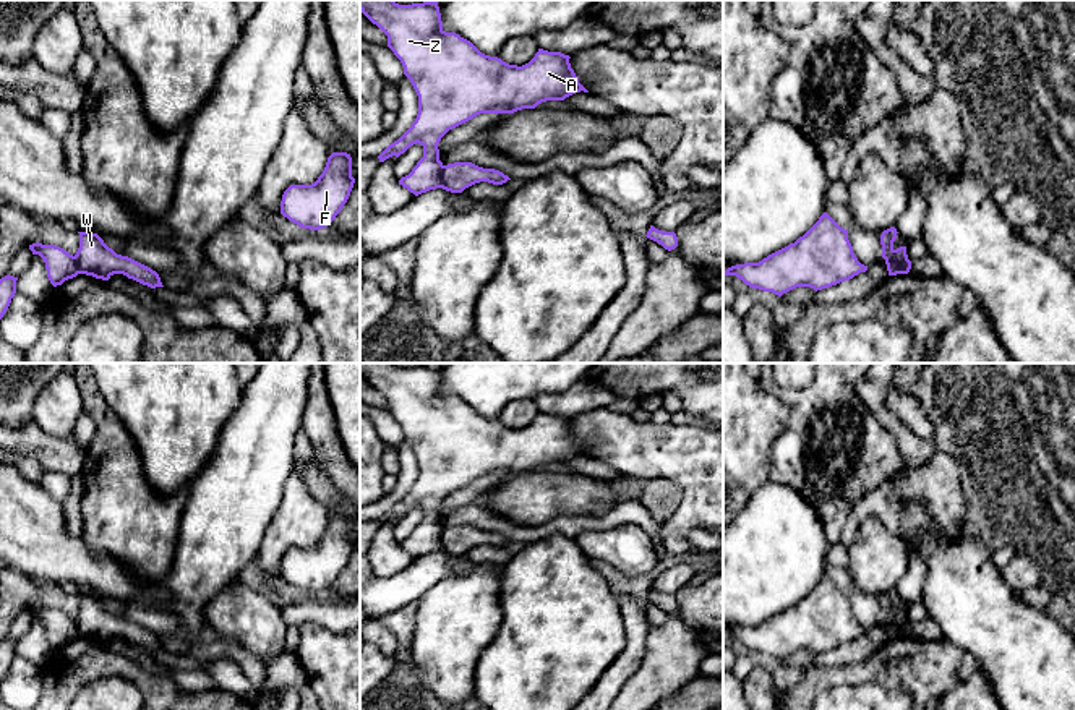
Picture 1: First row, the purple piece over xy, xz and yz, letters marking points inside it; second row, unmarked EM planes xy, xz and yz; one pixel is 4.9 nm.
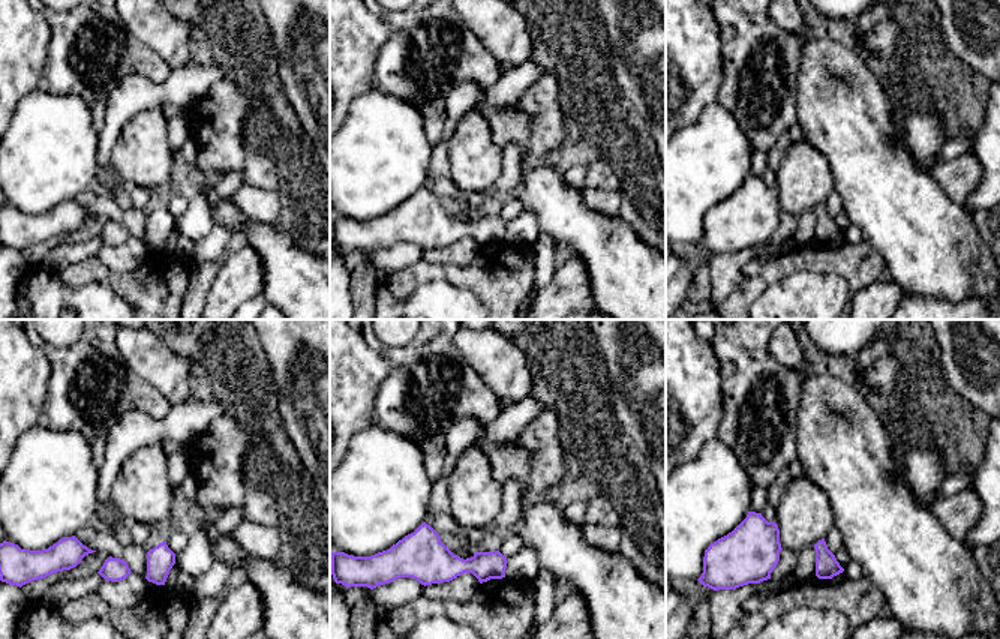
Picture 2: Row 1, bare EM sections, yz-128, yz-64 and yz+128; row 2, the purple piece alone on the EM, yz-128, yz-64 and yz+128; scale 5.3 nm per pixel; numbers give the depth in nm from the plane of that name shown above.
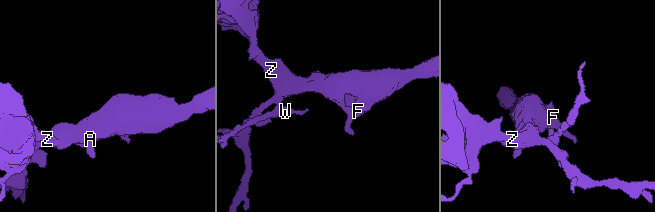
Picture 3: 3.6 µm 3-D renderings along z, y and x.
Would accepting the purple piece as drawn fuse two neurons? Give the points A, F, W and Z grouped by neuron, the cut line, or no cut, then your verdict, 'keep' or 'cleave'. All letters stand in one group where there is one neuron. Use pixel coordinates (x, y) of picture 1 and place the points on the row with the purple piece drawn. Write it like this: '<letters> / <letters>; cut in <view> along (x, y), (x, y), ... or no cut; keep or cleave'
A F Z / W; cut in yz along (886, 260), (905, 266), (908, 271); cleave

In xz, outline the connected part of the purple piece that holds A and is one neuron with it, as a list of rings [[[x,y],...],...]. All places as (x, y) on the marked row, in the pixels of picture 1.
[[[360,0],[360,11],[388,36],[388,47],[400,60],[404,75],[418,96],[418,113],[412,126],[378,156],[379,162],[384,162],[417,143],[423,146],[423,157],[399,180],[399,185],[415,196],[441,188],[443,162],[438,144],[449,130],[480,113],[514,113],[546,101],[564,101],[580,91],[589,92],[571,68],[569,55],[538,49],[529,63],[517,66],[482,53],[456,32],[446,32],[436,0],[412,5]]]

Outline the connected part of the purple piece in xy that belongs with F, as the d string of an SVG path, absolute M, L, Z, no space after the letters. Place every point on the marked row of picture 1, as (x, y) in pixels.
M332 152L315 183L290 185L284 191L281 214L302 229L324 229L342 211L353 183L350 154Z

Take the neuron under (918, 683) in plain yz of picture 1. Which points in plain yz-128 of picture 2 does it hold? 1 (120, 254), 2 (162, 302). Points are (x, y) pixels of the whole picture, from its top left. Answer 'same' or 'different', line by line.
1: different
2: same

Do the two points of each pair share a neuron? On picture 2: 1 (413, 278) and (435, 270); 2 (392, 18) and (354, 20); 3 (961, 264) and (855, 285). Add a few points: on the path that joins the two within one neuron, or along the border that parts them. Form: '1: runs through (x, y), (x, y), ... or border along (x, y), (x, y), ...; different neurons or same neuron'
1: runs through (419, 273), (429, 272); same neuron
2: border along (381, 15), (389, 26), (389, 39), (378, 53); different neurons
3: border along (862, 240), (868, 242), (880, 254), (886, 266); different neurons

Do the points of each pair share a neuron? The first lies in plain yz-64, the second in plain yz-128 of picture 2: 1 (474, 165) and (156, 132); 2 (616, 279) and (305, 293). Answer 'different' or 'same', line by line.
1: same
2: same

